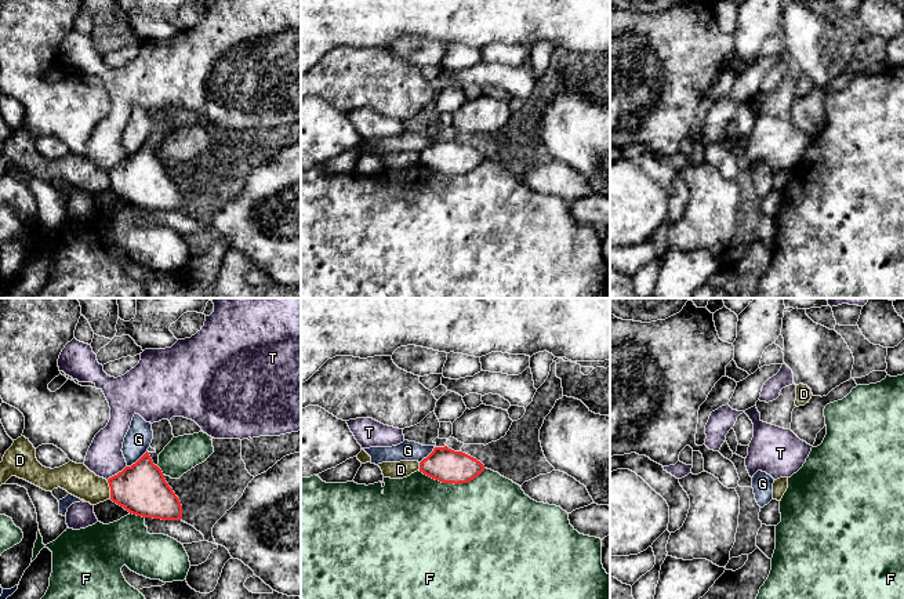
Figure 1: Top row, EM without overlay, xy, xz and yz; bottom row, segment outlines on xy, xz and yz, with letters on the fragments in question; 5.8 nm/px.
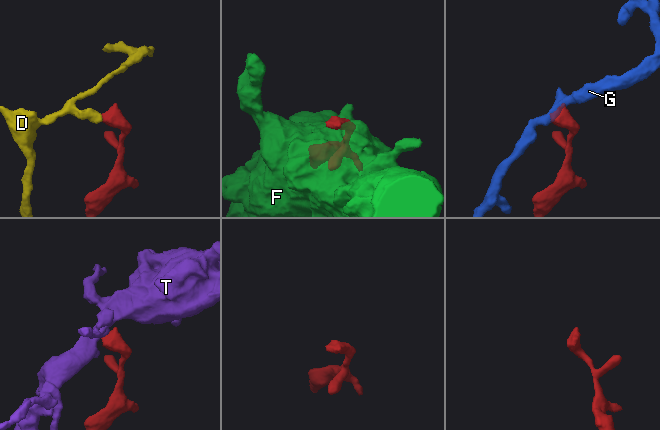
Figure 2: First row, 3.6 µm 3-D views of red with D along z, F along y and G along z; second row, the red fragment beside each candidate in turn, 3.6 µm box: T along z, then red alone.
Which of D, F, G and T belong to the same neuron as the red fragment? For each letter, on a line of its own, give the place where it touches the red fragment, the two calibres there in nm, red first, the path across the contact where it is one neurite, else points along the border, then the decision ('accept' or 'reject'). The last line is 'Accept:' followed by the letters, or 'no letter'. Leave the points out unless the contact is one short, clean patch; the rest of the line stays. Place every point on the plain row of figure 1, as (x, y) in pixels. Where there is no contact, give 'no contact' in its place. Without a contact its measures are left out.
D: meets red in xy at (111, 180); 300 nm thick on the red side, 180 nm on the other; border along xy (106, 171), (111, 188); reject
F: meets red in xz at (452, 173); 200 nm thick on the red side, 480 nm on the other; reject
G: meets red in xy at (138, 151); 300 nm thick on the red side, 150 nm on the other; border along xy (146, 141), (127, 158); reject
T: meets red in xy at (118, 164); 300 nm thick on the red side, 220 nm on the other; border along xy (126, 156), (106, 170); reject
Accept: no letter

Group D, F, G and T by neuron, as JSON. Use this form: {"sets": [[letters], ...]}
{"sets": [["D"], ["F"], ["G"], ["T"]]}

